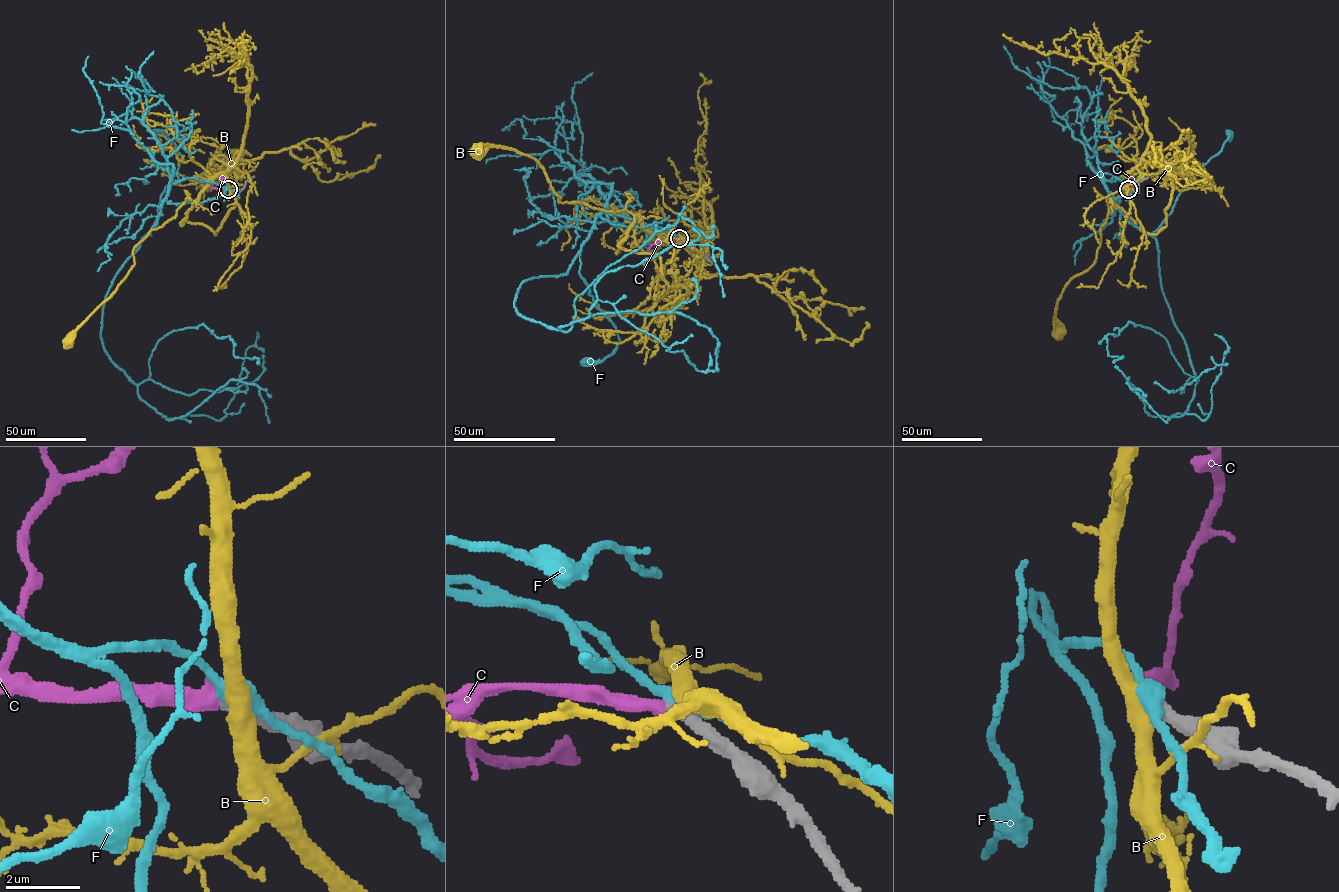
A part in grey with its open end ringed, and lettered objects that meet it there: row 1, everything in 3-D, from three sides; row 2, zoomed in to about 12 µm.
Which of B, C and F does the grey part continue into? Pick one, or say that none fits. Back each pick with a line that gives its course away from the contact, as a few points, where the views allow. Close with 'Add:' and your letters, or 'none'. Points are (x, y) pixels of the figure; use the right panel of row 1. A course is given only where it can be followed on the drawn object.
C: course (1128, 189), (1141, 179)
Add: C

